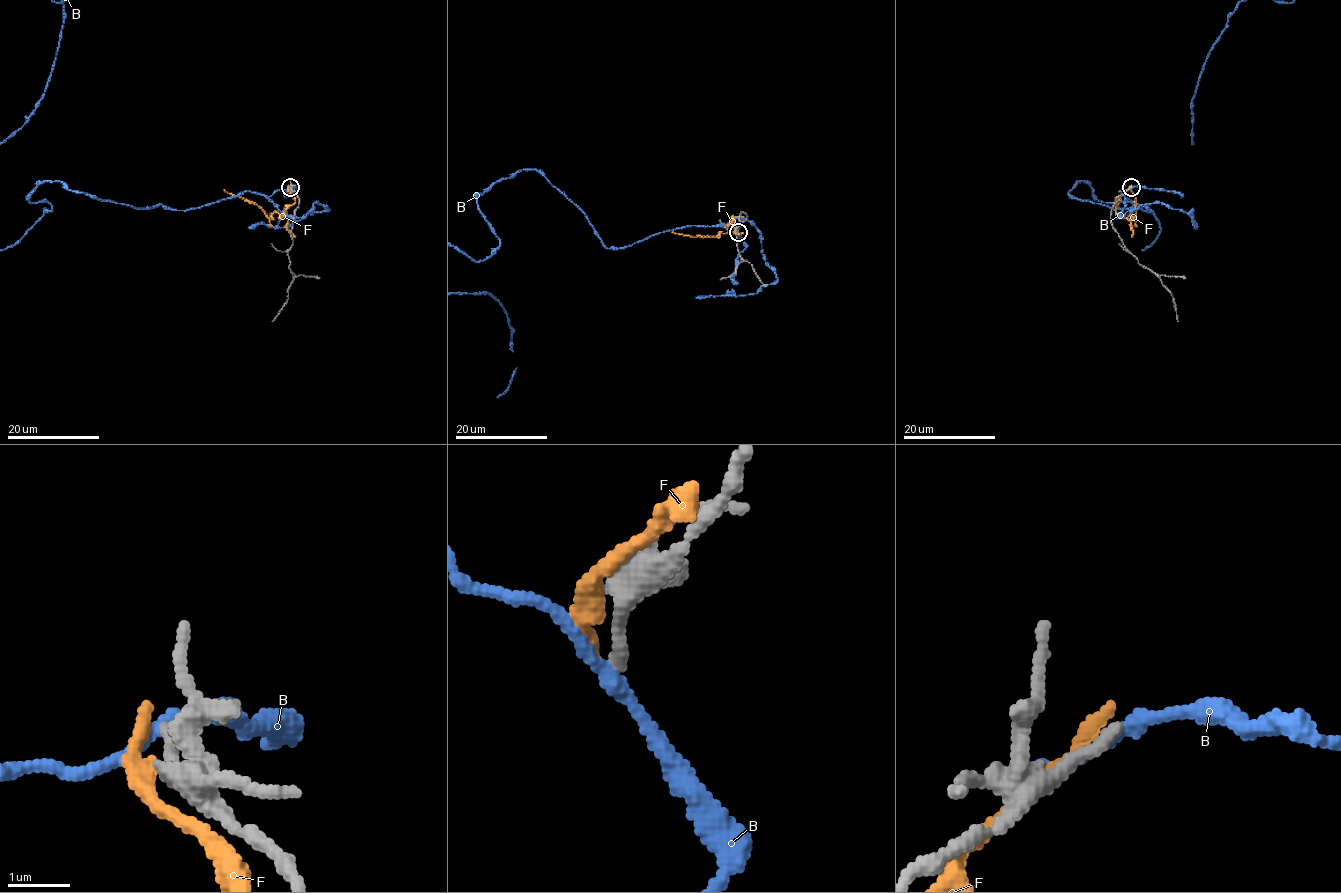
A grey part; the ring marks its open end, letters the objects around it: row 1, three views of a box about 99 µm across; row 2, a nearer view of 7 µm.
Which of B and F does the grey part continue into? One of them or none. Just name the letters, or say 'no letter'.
no letter

